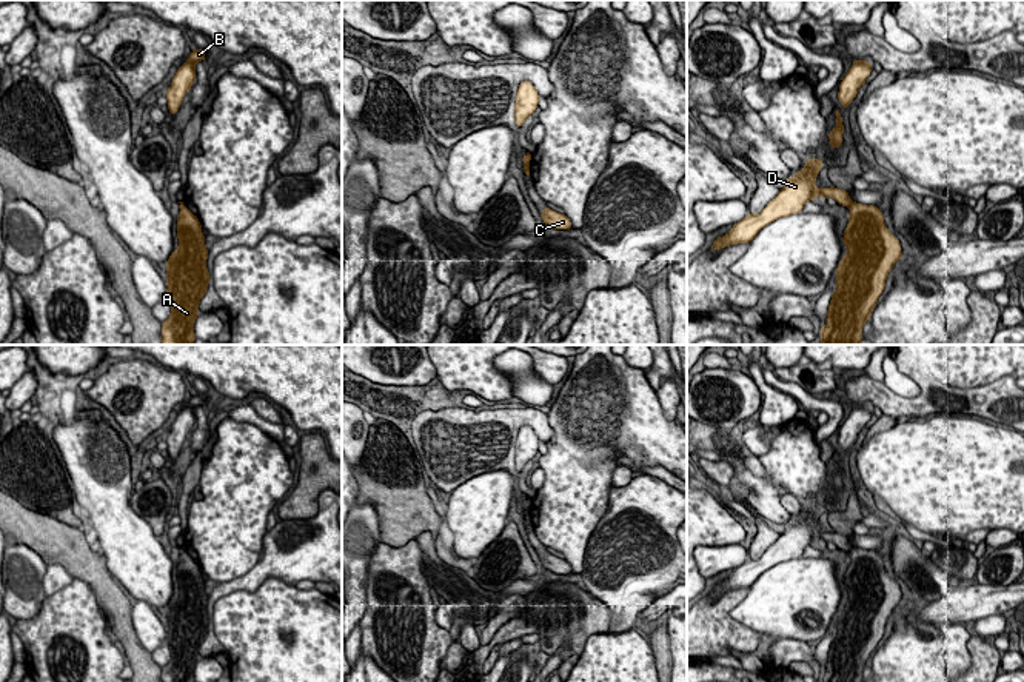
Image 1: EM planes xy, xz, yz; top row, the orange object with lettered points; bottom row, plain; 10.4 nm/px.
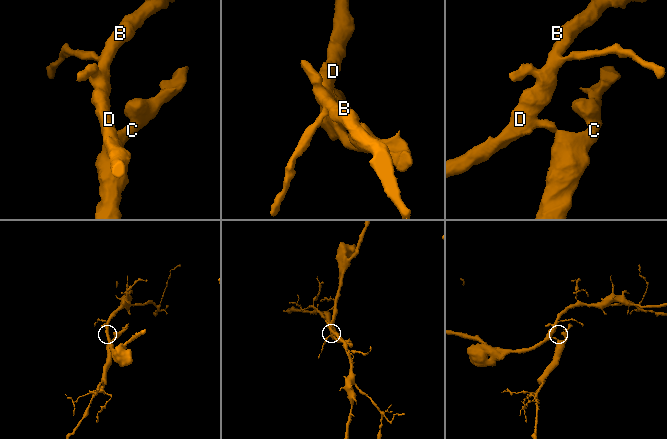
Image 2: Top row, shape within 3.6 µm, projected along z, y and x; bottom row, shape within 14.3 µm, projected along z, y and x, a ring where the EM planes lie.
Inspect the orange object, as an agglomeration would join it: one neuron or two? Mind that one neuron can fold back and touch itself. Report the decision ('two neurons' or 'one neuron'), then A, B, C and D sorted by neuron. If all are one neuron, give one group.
two neurons; groups A C / B D

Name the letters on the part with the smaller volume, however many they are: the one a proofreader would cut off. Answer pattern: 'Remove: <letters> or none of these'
Remove: A, C

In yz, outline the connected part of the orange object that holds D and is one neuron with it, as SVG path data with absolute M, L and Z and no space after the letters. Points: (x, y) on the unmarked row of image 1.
M810 503L804 506L805 513L798 516L796 520L785 525L785 531L778 536L778 540L767 548L767 551L758 559L747 559L741 567L722 582L714 583L710 594L721 594L728 590L748 588L756 579L771 567L788 562L791 559L802 557L804 550L808 545L816 545L819 539L824 545L833 542L838 550L850 551L853 547L847 536L830 533L816 533L816 520L824 511L822 503Z

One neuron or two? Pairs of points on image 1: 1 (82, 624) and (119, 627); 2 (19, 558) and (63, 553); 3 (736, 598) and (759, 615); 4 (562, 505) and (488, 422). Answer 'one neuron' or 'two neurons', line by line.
1: two neurons
2: two neurons
3: two neurons
4: two neurons

